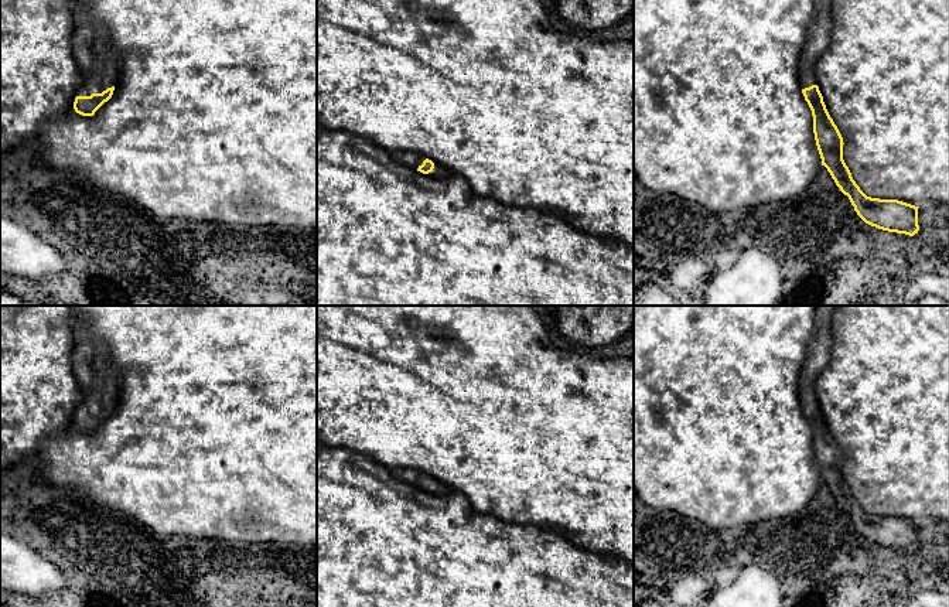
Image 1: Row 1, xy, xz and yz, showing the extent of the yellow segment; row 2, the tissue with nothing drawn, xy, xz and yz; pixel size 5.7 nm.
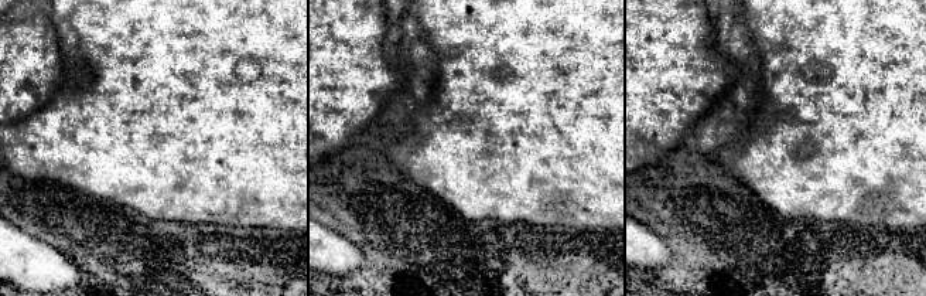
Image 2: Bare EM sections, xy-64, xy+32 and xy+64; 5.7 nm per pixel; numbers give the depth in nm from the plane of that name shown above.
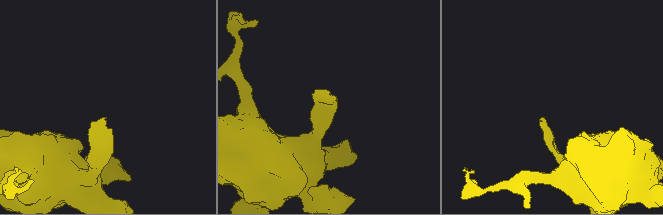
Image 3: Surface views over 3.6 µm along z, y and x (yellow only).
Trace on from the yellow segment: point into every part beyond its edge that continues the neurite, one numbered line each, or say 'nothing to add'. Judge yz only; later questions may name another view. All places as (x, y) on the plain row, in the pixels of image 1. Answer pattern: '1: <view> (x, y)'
1: yz (818, 354)

